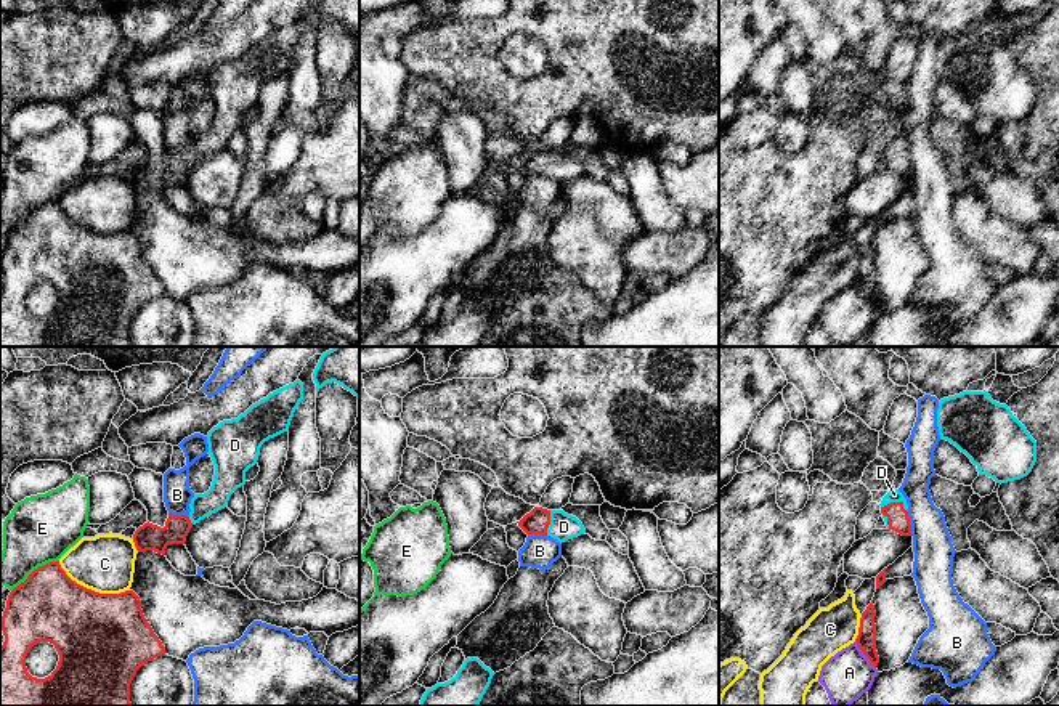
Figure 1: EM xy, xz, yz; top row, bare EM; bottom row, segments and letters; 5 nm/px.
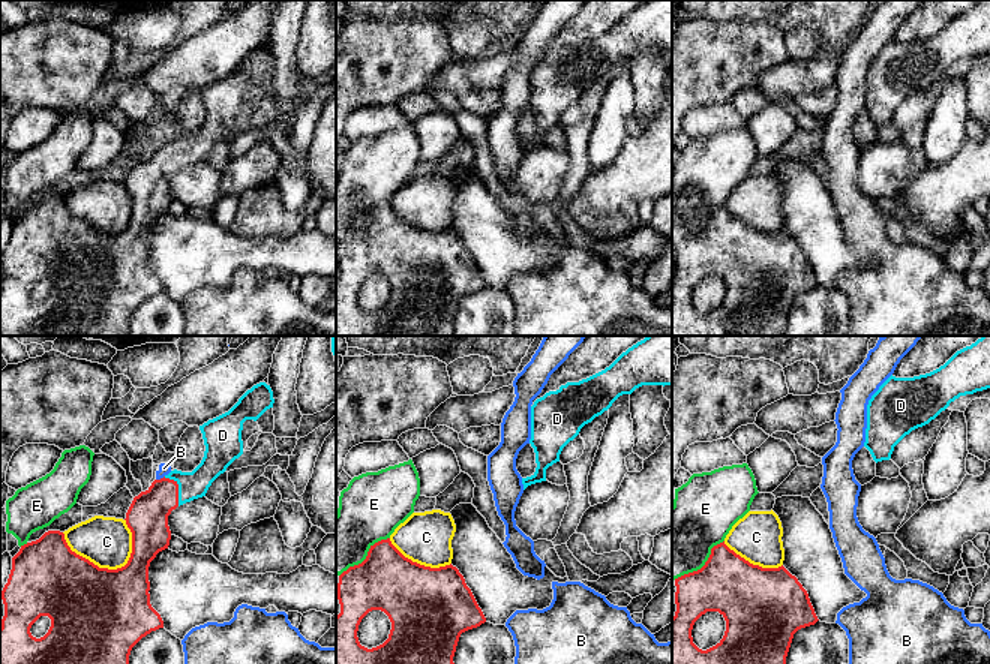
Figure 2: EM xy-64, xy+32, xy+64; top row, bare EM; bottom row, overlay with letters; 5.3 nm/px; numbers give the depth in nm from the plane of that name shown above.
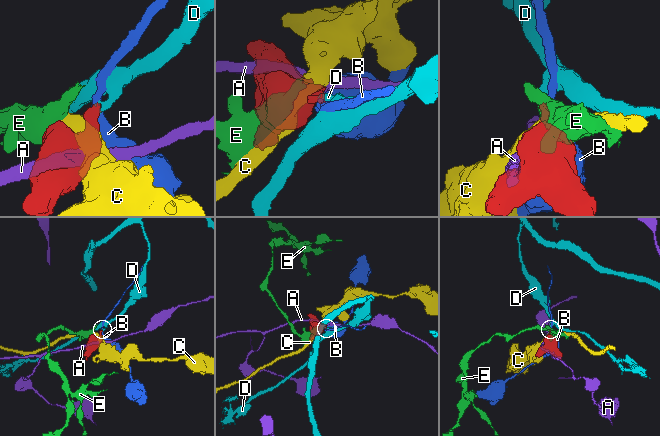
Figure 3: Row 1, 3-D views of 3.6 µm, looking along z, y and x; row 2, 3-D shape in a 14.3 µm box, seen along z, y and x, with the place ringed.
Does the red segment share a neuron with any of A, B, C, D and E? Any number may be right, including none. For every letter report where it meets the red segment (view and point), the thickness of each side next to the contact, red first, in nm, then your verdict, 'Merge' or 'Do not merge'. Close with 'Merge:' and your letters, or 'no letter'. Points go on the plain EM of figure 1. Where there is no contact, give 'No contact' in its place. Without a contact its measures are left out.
A: Touches red at yz (864, 294). Thickness 100 nm (red) against 240 nm. Do not merge
B: Touches red at yz (908, 164). Thickness 110 nm (red) against 200 nm. Do not merge
C: Touches red at xy (90, 230). Thickness 440 nm (red) against 300 nm. Do not merge
D: Touches red at yz (896, 143). Thickness 110 nm (red) against 60 nm. Merge
E: Touches red at xy (34, 210). Thickness 360 nm (red) against 340 nm. Do not merge
Merge: D

